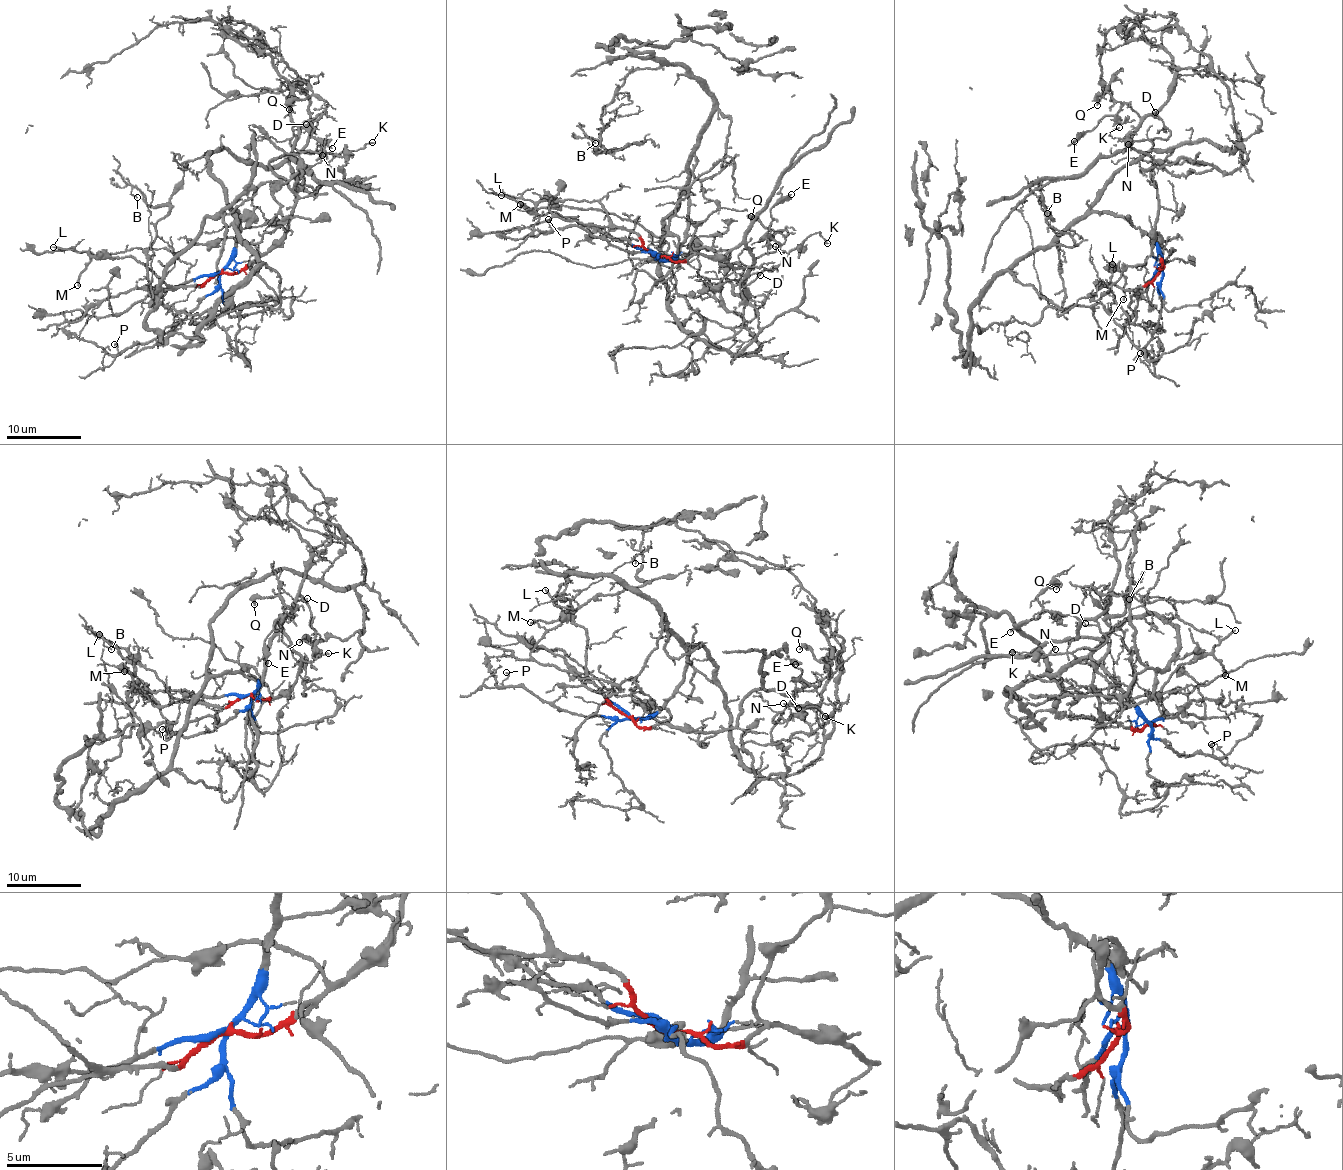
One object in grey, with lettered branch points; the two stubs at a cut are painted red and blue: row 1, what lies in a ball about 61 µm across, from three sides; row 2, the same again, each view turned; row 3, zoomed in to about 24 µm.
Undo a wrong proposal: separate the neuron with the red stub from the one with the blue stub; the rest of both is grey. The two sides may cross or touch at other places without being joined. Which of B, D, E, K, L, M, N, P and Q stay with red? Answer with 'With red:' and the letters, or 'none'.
With red: D, E, K, L, M, N, Q

